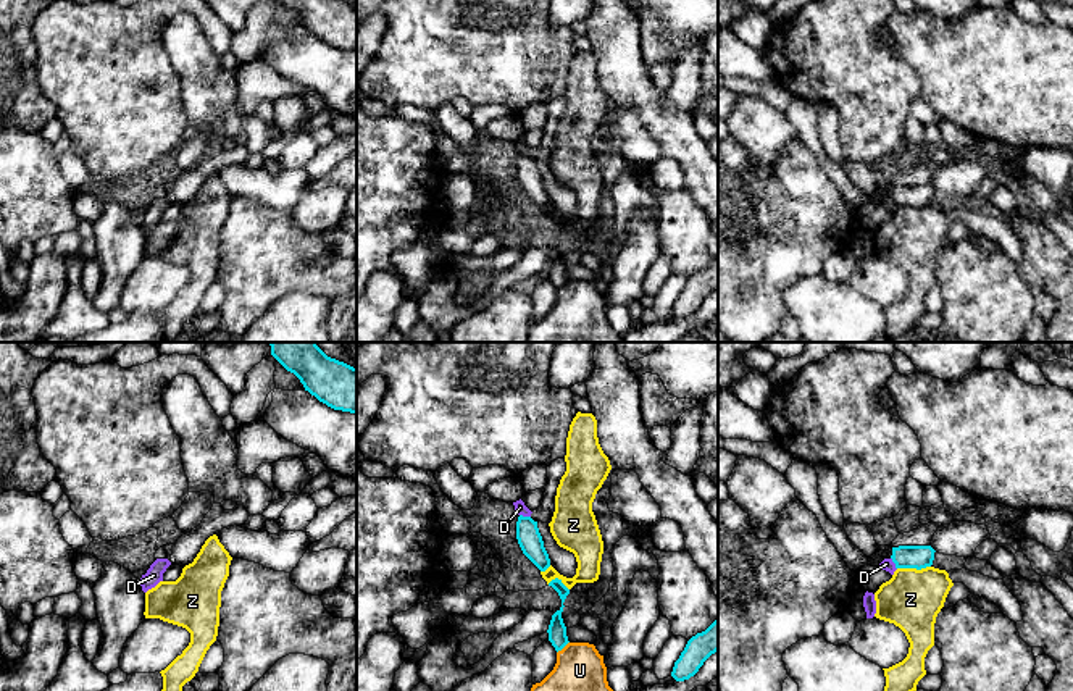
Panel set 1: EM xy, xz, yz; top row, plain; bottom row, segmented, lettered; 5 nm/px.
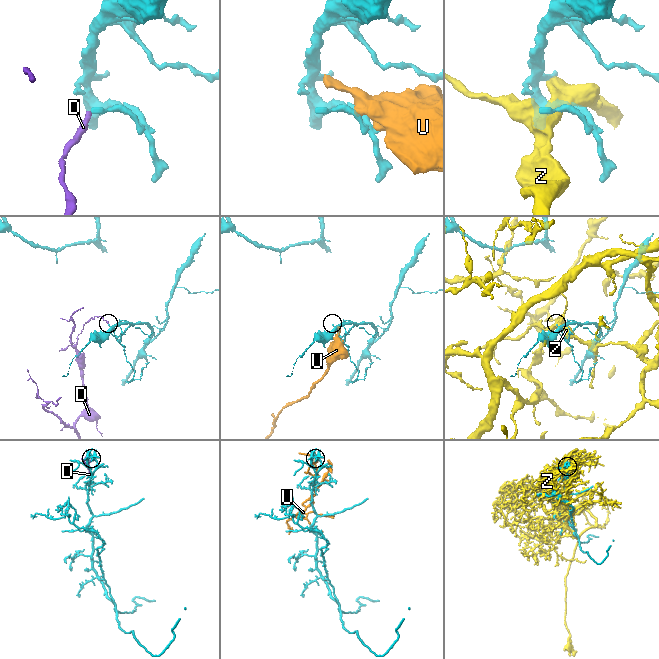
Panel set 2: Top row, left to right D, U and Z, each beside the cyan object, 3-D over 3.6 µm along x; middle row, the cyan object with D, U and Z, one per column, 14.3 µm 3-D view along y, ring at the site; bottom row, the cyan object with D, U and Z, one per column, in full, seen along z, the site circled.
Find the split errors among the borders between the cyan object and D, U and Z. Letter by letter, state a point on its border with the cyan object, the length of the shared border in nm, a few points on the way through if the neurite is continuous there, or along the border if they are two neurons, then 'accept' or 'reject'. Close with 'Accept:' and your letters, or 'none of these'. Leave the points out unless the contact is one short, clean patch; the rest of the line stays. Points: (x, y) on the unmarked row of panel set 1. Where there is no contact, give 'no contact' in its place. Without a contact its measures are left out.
D: contact xz (525, 155); length 60 nm; border xz (520, 152), (530, 155); reject
U: contact xz (562, 286); length 90 nm; border xz (568, 280), (557, 291); reject
Z: contact yz (914, 205); length 170 nm; reject
Accept: none of these

